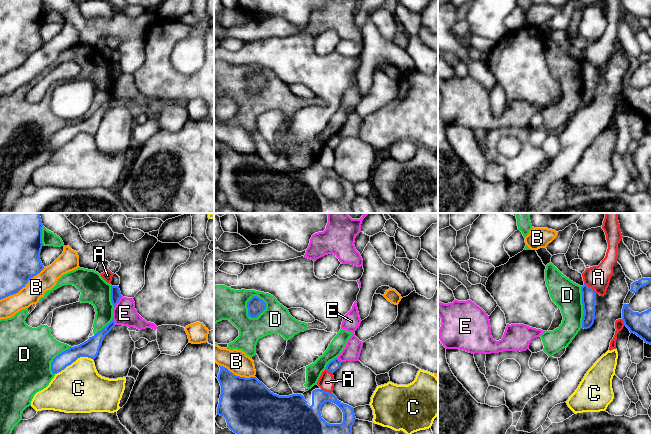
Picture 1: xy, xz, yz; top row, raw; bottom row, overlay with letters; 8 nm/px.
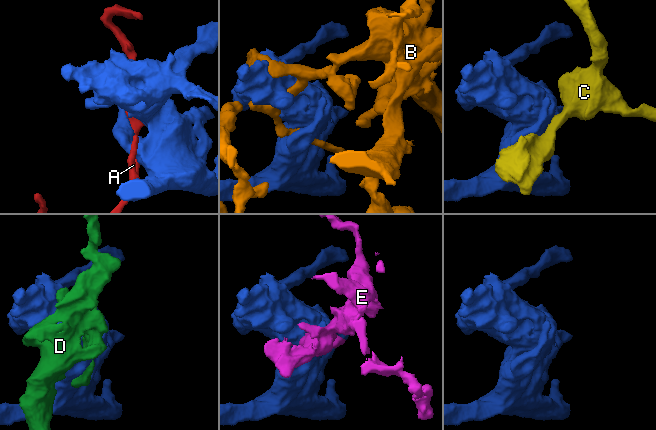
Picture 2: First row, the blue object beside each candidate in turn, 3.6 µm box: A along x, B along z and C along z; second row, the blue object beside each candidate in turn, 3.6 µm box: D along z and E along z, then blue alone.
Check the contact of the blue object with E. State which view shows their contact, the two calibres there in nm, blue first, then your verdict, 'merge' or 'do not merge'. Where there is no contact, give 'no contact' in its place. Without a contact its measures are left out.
meets blue in xy; 80 nm thick on the blue side, 190 nm on the other; do not merge

